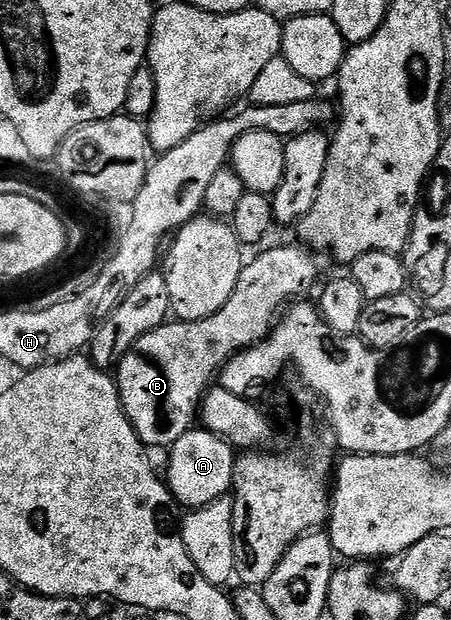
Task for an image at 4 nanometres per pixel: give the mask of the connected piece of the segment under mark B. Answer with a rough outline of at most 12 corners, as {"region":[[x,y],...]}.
{"region":[[272,247],[218,313],[146,333],[115,368],[149,449],[197,426],[237,351],[316,283],[317,256]]}

